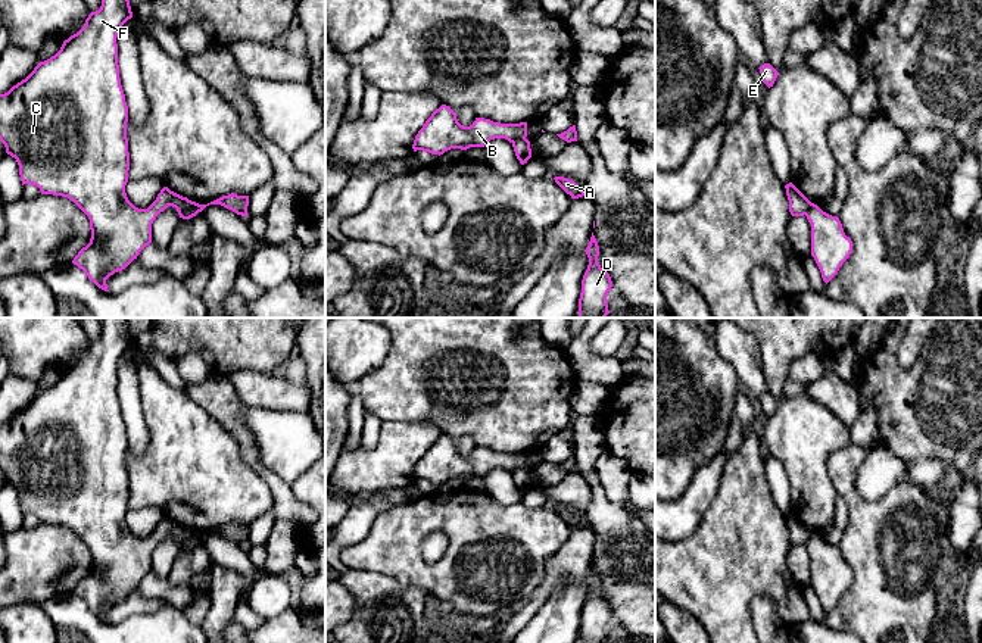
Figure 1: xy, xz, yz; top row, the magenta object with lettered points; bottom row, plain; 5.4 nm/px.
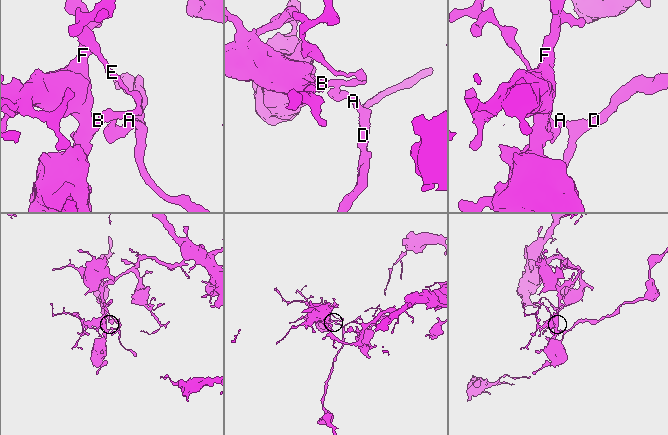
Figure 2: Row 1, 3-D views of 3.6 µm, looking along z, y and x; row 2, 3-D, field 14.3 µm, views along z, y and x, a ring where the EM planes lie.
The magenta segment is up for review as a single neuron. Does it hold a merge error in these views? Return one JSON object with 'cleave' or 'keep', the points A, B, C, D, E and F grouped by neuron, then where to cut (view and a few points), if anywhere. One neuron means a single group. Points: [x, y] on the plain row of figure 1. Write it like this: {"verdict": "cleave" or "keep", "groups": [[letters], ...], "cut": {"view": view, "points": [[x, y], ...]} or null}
{"verdict": "cleave", "groups": [["A", "D"], ["B", "C", "E", "F"]], "cut": {"view": "xz", "points": [[524, 467], [513, 473]]}}

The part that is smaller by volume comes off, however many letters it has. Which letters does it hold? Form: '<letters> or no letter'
A, D

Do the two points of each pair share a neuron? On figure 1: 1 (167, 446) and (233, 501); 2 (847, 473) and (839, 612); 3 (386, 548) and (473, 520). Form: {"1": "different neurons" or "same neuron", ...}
{"1": "same neuron", "2": "same neuron", "3": "same neuron"}

